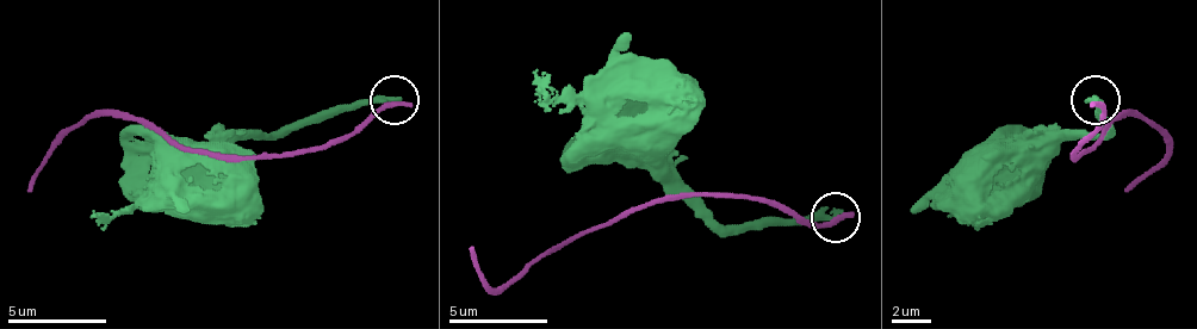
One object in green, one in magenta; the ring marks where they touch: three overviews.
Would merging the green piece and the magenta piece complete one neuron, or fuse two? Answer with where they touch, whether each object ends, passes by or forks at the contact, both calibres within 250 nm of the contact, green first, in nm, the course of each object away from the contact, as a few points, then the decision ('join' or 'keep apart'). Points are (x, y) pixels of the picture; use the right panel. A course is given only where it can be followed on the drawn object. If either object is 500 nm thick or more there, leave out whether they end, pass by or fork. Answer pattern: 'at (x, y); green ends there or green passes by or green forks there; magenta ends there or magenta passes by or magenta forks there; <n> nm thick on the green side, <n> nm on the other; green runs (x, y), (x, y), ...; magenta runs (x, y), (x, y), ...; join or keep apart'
at (1095, 100); green ends there; magenta ends there; 400 nm thick on the green side, 360 nm on the other; green runs (1093, 99), (1099, 104), (1099, 134), (1065, 134), (971, 217), (946, 217); magenta runs (1093, 104), (1099, 123), (1074, 148), (1074, 157), (1118, 118), (1139, 113), (1167, 153), (1123, 192); keep apart

